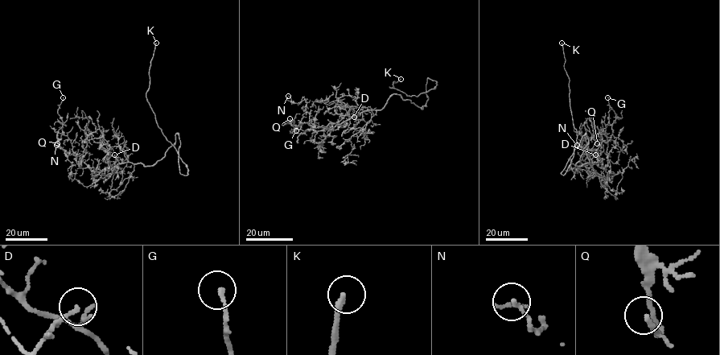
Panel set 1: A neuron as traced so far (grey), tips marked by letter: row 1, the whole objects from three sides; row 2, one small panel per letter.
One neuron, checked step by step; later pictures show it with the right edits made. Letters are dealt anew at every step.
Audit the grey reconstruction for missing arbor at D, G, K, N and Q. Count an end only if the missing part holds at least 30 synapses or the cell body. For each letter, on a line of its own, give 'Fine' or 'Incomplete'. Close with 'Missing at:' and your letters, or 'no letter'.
D: Incomplete
G: Fine
K: Incomplete
N: Fine
Q: Fine
Missing at: D, K

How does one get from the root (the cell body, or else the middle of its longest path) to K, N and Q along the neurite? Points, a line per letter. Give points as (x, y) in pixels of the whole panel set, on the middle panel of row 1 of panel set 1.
K: (402, 98), (422, 109), (428, 97), (425, 92), (407, 96), (389, 87), (401, 79)
N: (402, 98), (393, 94), (380, 109), (313, 128), (306, 101), (294, 103), (288, 96)
Q: (402, 98), (393, 94), (381, 109), (355, 113), (330, 131), (310, 121), (293, 125), (290, 118)

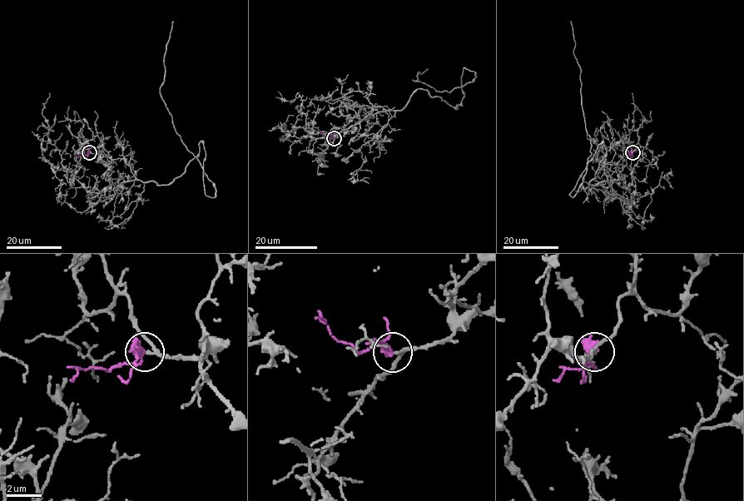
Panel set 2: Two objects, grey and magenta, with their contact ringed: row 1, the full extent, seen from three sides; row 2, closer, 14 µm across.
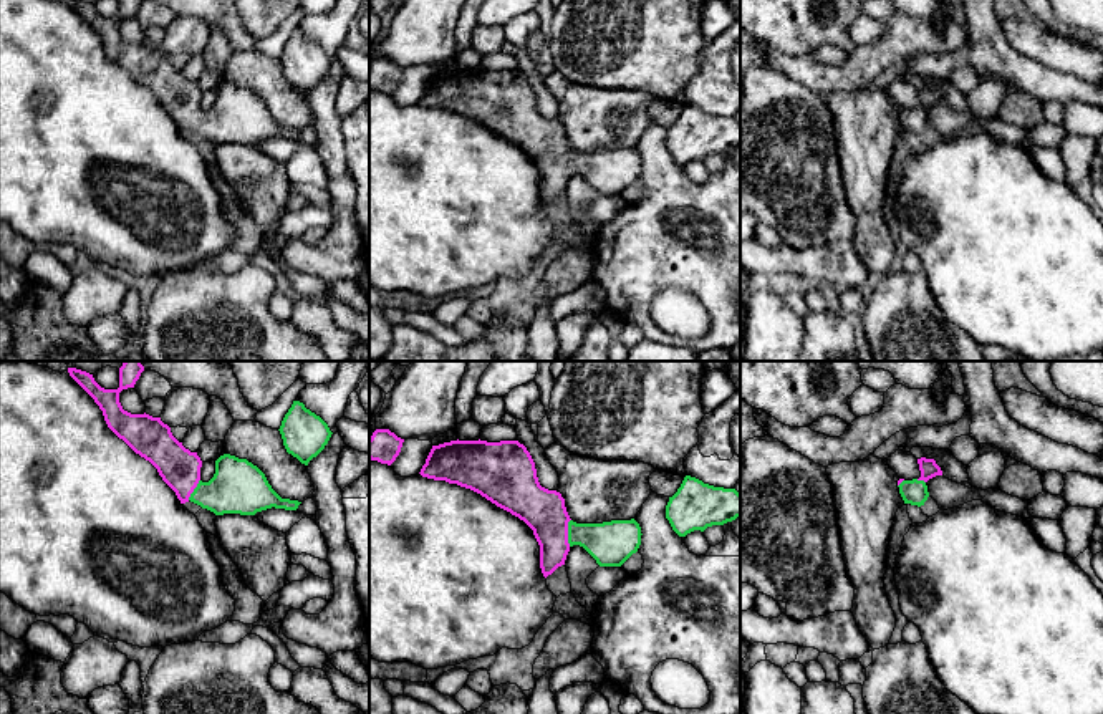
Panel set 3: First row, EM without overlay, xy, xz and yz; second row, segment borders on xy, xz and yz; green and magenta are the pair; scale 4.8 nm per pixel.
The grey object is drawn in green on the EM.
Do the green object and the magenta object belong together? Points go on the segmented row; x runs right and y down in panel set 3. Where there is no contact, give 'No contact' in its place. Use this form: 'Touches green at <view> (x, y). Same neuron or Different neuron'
Touches green at xz (568, 532). Same neuron

